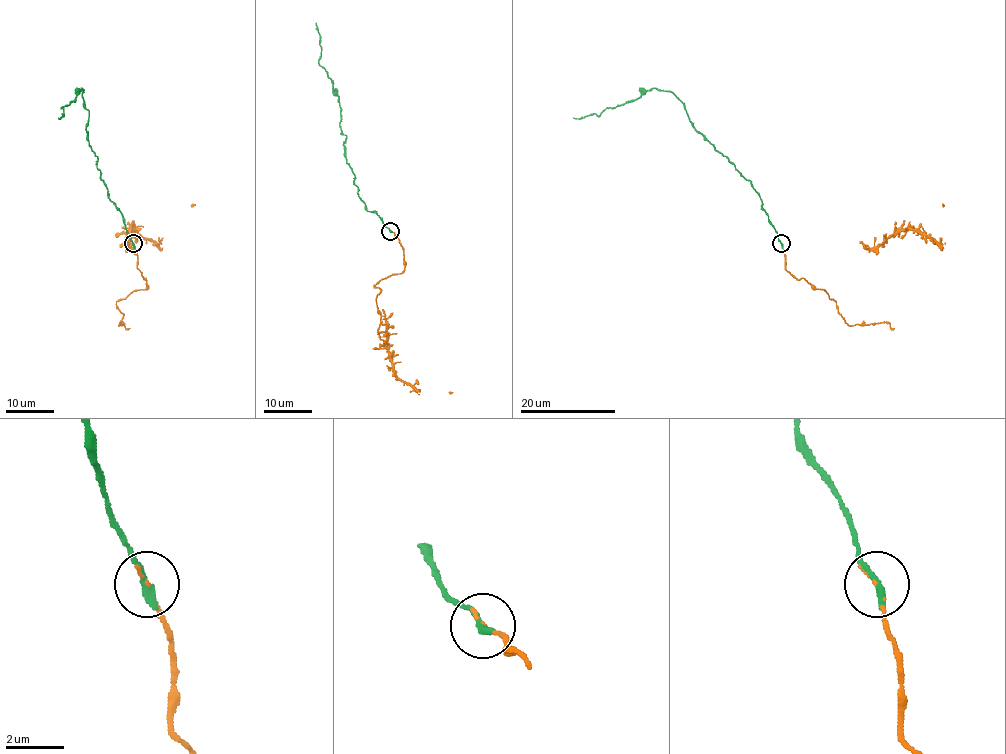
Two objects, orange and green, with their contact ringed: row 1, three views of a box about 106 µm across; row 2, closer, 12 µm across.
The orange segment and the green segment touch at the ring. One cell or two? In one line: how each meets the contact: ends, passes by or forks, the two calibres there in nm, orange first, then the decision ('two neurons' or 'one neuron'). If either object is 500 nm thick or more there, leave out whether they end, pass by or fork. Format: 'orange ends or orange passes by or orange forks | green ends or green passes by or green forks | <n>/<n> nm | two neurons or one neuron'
orange ends | green ends | 70/340 nm | one neuron

